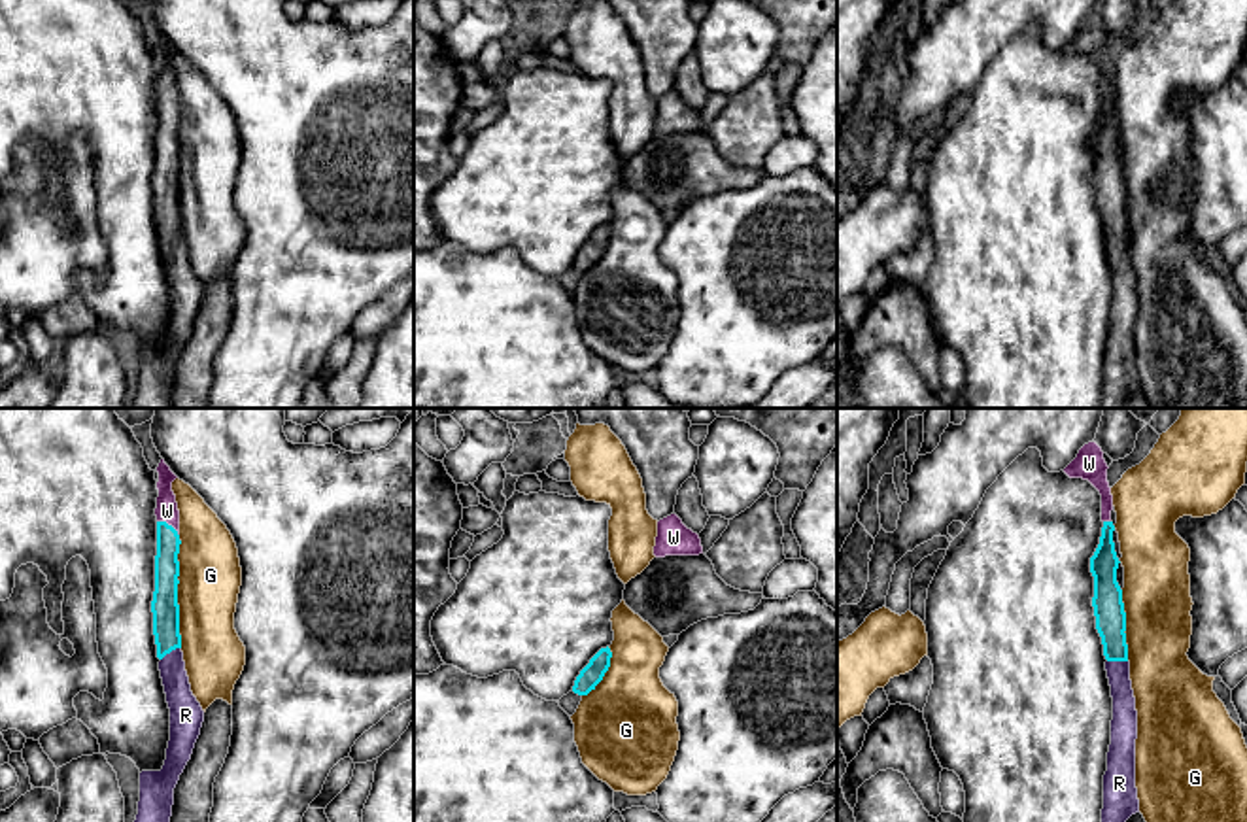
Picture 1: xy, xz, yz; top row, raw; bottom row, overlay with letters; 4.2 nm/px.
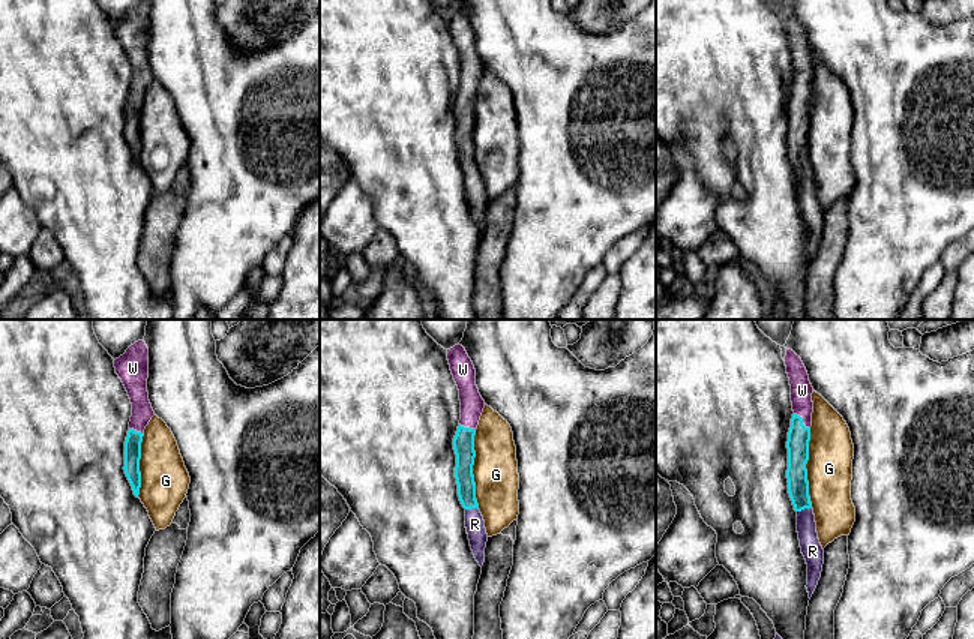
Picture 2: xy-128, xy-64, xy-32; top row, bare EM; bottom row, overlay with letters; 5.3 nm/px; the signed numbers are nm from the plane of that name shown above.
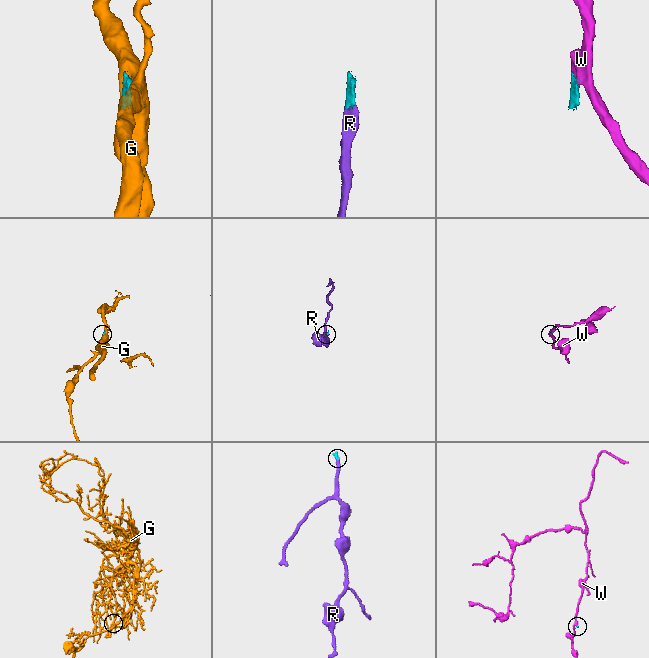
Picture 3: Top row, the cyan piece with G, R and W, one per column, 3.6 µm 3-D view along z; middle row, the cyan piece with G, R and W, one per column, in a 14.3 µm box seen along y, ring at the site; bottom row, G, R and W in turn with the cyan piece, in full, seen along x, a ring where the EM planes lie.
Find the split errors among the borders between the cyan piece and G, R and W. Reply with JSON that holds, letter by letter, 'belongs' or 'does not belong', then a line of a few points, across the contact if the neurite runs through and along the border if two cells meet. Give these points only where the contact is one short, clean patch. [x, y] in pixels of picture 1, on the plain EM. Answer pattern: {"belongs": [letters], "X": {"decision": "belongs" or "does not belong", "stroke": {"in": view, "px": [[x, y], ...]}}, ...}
{"belongs": ["R", "W"], "G": {"decision": "does not belong"}, "R": {"decision": "belongs", "stroke": {"in": "xy", "px": [[165, 184], [170, 227], [170, 242], [184, 284]]}}, "W": {"decision": "belongs", "stroke": {"in": "xy", "px": [[167, 144], [169, 102], [167, 87]]}}}

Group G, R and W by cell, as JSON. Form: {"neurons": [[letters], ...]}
{"neurons": [["G"], ["R", "W"]]}

